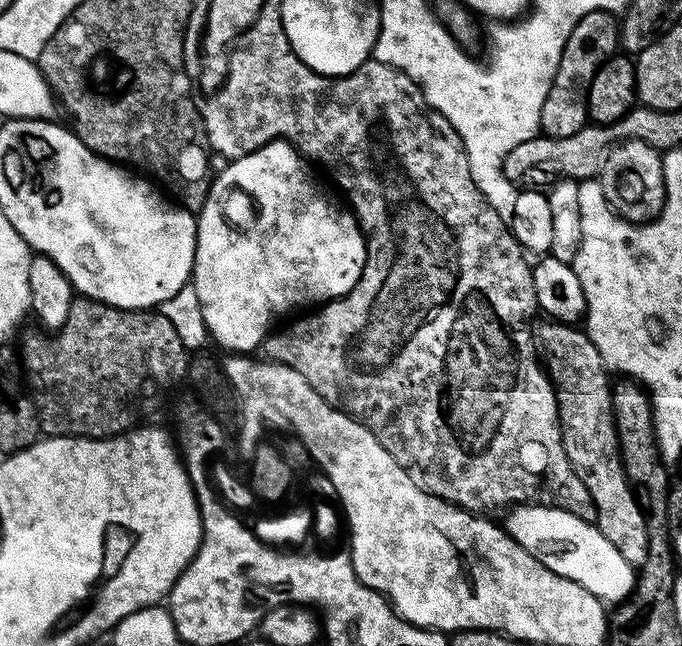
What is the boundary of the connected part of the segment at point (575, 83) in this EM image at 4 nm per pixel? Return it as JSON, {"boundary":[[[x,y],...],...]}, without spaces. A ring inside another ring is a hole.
{"boundary":[[[596,9],[587,12],[571,29],[569,38],[561,50],[555,76],[541,112],[541,131],[547,137],[568,138],[579,135],[588,122],[587,89],[593,75],[607,59],[617,51],[620,32],[611,11]]]}

